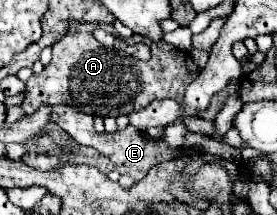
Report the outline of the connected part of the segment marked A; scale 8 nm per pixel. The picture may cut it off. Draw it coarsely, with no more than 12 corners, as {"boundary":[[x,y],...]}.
{"boundary":[[70,23],[26,81],[24,111],[72,105],[120,117],[184,101],[200,73],[174,45],[150,61],[100,45]]}

